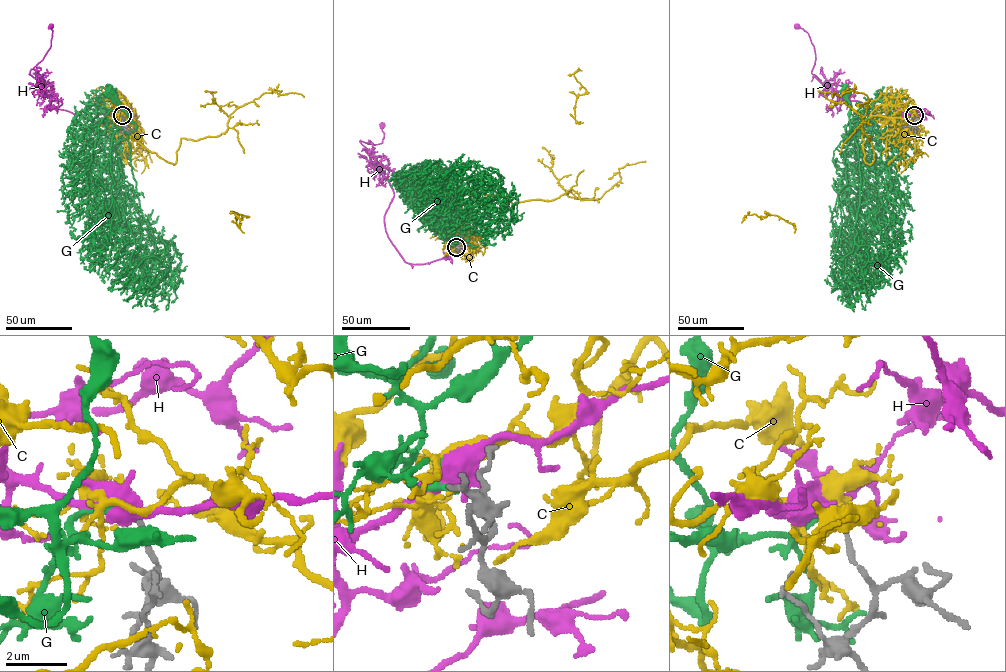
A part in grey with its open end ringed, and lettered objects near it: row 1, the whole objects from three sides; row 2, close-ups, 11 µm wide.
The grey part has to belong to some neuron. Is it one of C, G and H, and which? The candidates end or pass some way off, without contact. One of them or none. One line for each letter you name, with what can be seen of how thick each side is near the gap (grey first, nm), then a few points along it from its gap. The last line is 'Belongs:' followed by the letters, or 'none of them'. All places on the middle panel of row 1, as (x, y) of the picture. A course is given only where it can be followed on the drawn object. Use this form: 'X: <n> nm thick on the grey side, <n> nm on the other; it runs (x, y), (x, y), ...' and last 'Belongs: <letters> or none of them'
G: 140 nm thick on the grey side, 130 nm on the other; it runs (456, 247), (443, 233), (453, 217), (446, 203), (449, 197), (461, 210), (458, 187), (470, 180), (443, 175)
Belongs: G

